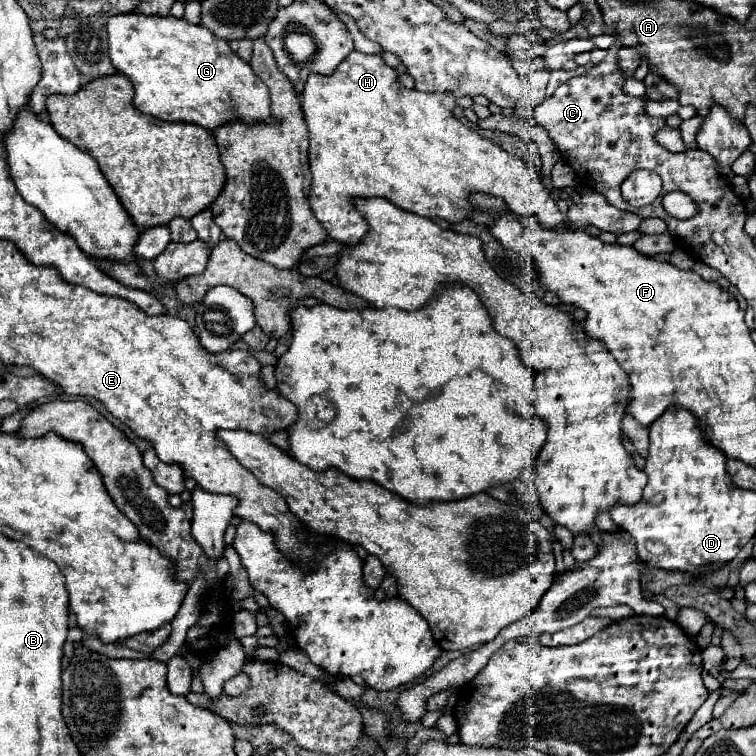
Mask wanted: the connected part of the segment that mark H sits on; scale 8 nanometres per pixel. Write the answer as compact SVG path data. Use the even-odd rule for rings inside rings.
M353 51L333 75L309 75L303 91L303 113L311 143L309 163L313 173L309 201L329 239L343 245L357 245L367 235L369 227L355 209L355 199L359 197L385 197L409 213L461 223L475 211L469 197L473 193L483 193L501 199L515 215L533 217L539 223L565 223L565 217L559 213L551 193L543 187L535 167L467 129L451 115L453 107L455 97L449 93L421 93L417 89L403 89L397 81L397 71L385 65L379 55Z

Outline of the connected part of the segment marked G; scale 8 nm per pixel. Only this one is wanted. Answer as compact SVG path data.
M139 13L115 15L107 21L109 55L119 73L131 79L135 87L135 107L169 123L193 123L215 131L229 121L253 123L279 123L271 113L271 97L267 85L253 73L249 63L235 55L223 39L217 39L201 25L191 25L177 17L147 17Z

